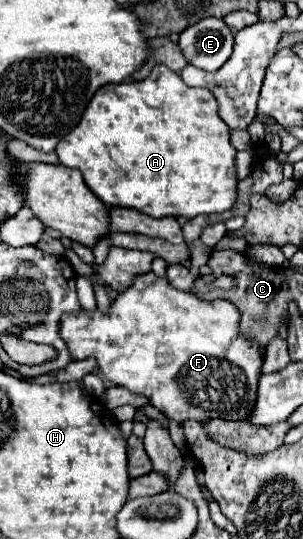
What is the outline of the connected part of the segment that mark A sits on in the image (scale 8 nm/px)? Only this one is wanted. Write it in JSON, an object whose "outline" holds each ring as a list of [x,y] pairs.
{"outline":[[[156,65],[152,69],[152,73],[142,79],[142,81],[124,81],[118,85],[106,85],[100,87],[94,95],[94,99],[88,103],[78,127],[74,127],[74,131],[70,135],[66,135],[66,139],[62,139],[56,147],[56,153],[60,157],[60,163],[66,167],[74,167],[82,171],[82,177],[86,181],[86,185],[90,187],[90,191],[108,207],[132,207],[140,213],[146,213],[150,217],[186,217],[186,219],[194,219],[200,213],[222,213],[228,211],[236,199],[238,199],[238,177],[236,177],[236,149],[230,143],[230,129],[228,125],[220,119],[218,115],[218,103],[214,99],[214,95],[206,89],[194,89],[184,85],[182,77],[176,75],[174,71],[170,71],[168,67]]]}

